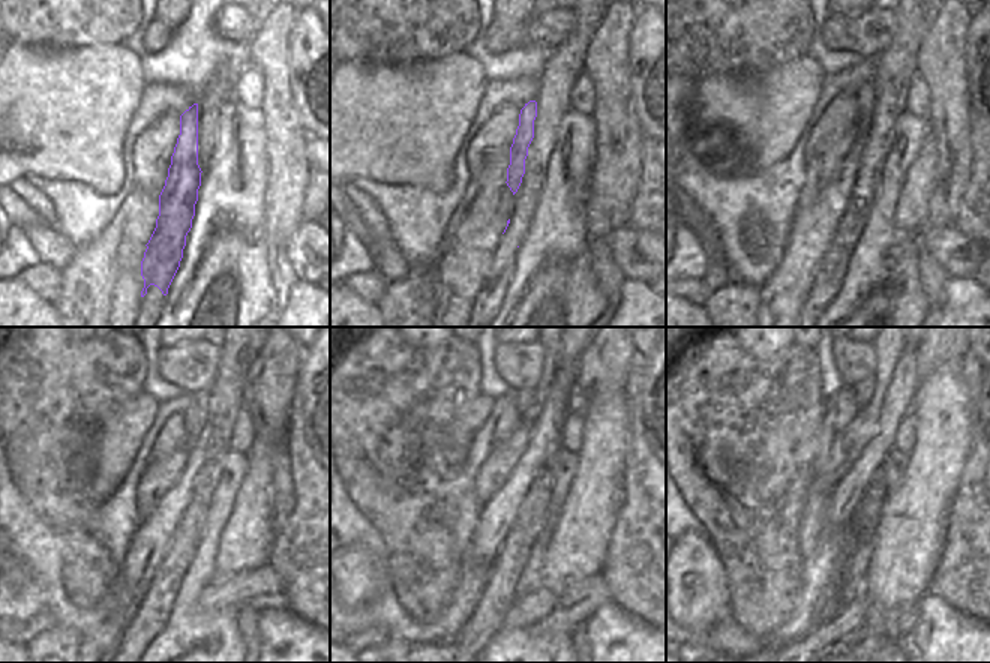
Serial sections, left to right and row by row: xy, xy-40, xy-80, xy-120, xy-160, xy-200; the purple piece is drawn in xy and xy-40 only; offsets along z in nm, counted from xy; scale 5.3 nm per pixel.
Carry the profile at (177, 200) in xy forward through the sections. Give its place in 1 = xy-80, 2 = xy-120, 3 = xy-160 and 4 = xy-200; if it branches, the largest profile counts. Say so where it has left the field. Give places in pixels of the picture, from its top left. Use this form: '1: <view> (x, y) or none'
1: xy-80 (866, 95)
2: xy-120 (194, 420)
3: xy-160 (528, 411)
4: xy-200 (863, 390)

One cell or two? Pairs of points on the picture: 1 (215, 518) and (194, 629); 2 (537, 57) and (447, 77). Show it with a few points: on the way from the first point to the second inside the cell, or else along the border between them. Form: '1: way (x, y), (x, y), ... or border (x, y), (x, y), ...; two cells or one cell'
1: way (209, 545), (203, 567), (191, 585), (191, 602); one cell
2: border (465, 51), (482, 66), (486, 81); two cells

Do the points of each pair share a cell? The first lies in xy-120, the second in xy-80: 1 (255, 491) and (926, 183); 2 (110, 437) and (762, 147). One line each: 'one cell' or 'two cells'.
1: one cell
2: one cell

